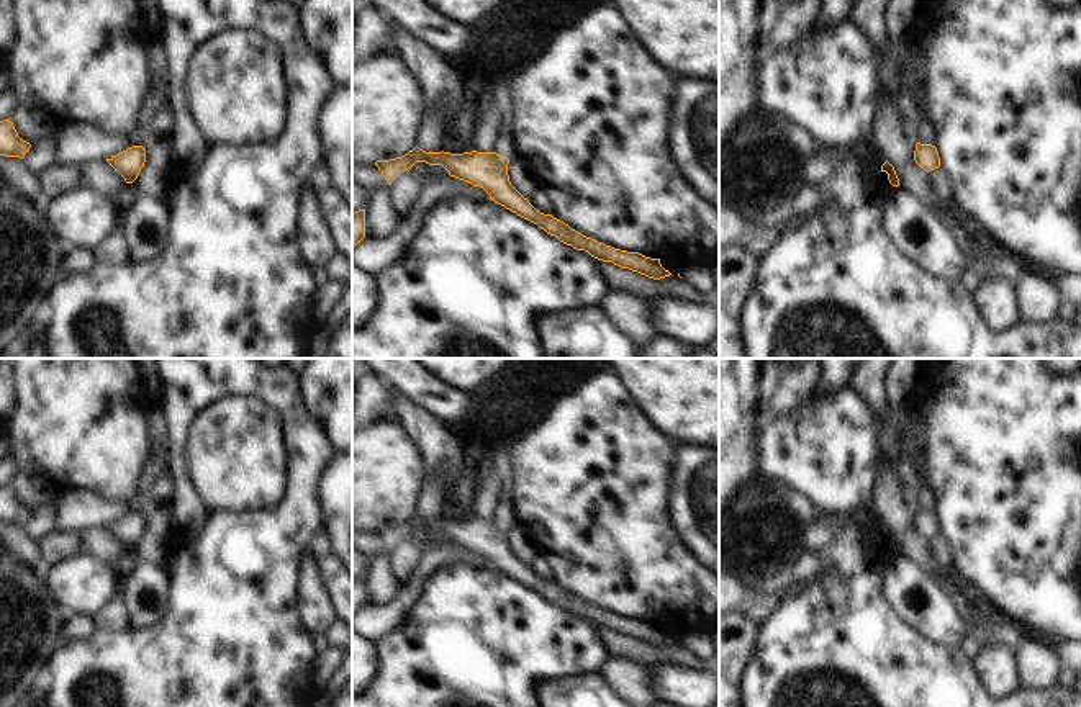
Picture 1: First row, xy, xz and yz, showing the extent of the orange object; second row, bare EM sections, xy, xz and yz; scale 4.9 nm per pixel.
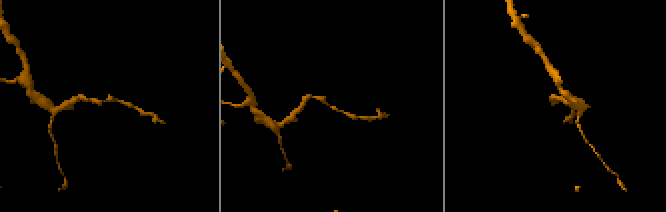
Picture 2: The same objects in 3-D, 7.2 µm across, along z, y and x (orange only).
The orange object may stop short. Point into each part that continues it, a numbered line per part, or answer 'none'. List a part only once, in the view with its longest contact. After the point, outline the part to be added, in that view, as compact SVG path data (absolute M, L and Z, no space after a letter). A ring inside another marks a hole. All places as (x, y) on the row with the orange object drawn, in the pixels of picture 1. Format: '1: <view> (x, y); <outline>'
none

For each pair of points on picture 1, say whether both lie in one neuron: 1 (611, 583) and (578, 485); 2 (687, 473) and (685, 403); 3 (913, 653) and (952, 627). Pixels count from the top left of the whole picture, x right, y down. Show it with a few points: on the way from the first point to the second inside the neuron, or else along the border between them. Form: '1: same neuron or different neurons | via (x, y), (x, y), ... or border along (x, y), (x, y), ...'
1: same neuron | via (611, 558), (611, 544), (597, 509)
2: different neurons | border along (673, 441), (701, 447)
3: different neurons | border along (901, 617), (922, 637), (958, 648)

